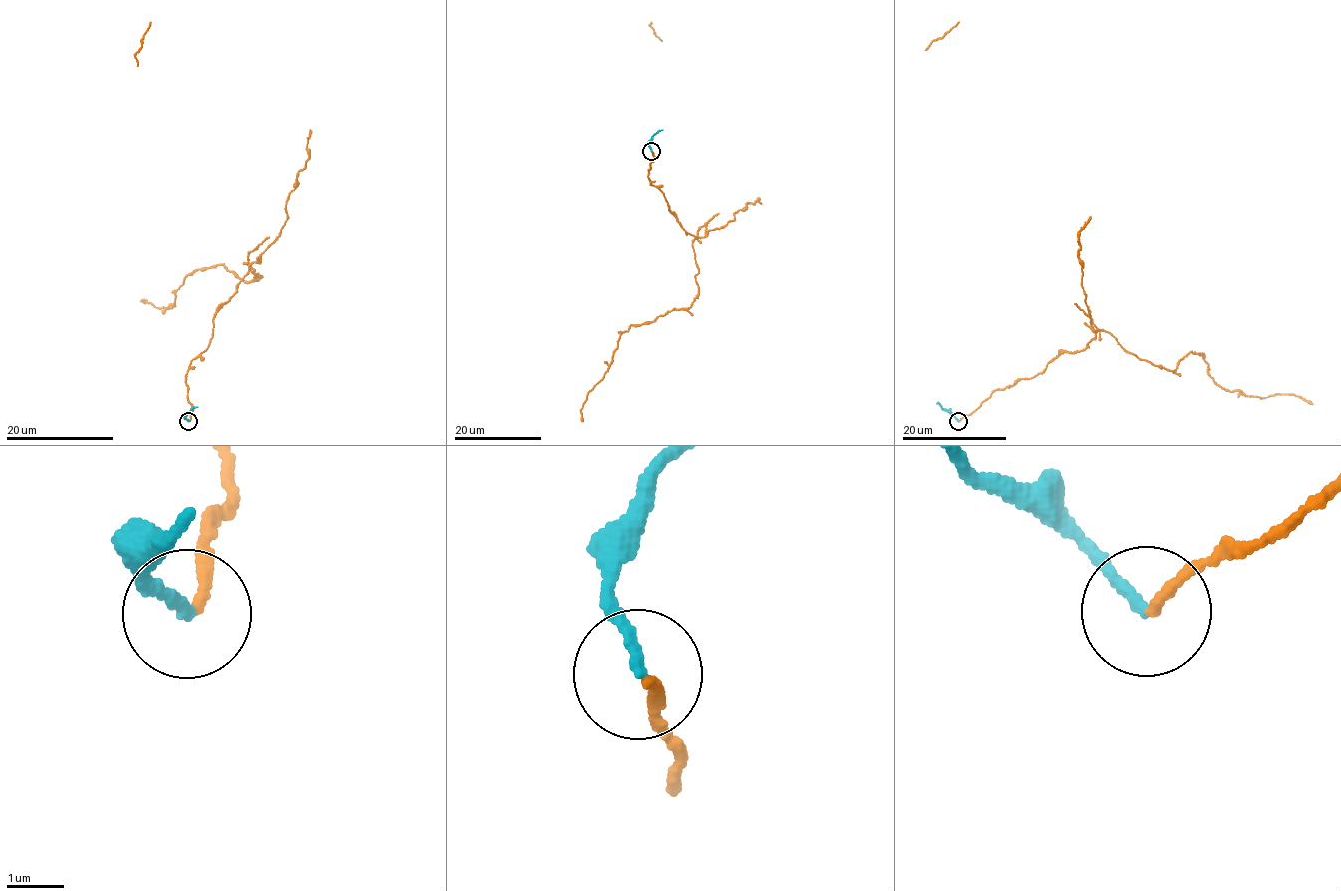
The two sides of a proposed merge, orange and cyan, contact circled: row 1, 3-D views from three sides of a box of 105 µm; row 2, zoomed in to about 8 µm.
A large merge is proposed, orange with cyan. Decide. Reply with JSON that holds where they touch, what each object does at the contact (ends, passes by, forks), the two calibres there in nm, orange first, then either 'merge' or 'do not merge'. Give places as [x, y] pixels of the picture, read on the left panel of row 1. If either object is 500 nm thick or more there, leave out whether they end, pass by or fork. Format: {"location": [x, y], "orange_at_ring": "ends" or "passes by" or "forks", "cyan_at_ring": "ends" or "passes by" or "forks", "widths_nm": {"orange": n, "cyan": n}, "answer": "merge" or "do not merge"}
{"location": [188, 421], "orange_at_ring": "ends", "cyan_at_ring": "ends", "widths_nm": {"orange": 180, "cyan": 190}, "answer": "do not merge"}

